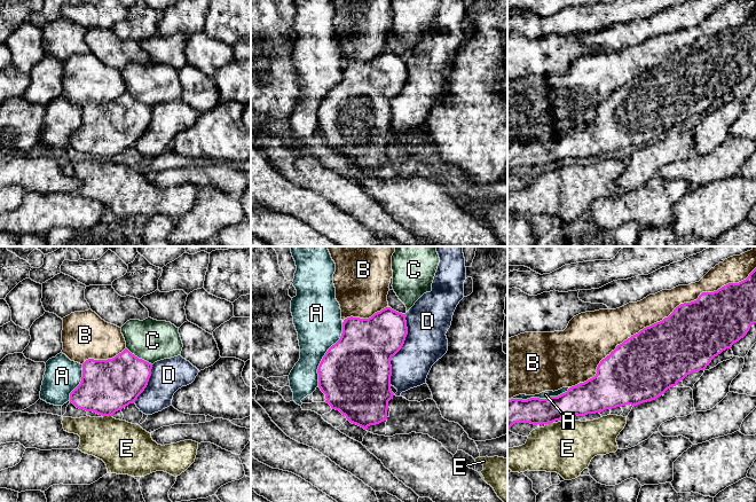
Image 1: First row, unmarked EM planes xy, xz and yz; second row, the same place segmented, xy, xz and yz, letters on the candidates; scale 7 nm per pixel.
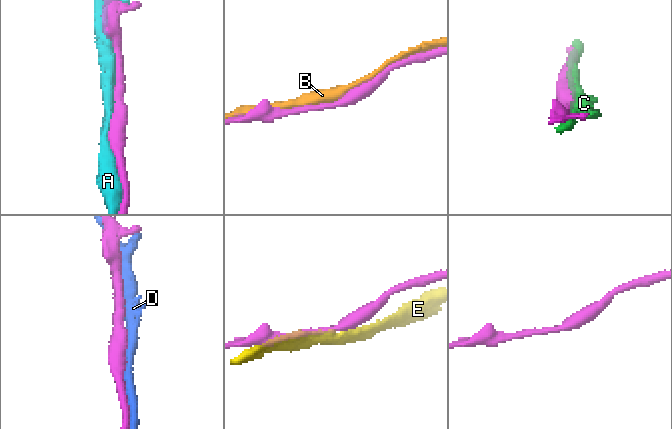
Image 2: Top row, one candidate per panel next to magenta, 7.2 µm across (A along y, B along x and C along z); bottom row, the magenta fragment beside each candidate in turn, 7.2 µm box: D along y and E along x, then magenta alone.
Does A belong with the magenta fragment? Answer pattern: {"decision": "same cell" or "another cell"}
{"decision": "another cell"}

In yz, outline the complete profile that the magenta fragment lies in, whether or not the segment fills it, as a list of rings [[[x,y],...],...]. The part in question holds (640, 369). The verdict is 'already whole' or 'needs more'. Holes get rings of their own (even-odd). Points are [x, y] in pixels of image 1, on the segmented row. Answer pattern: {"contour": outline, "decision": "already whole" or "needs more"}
{"contour": [[[756,268],[739,283],[702,292],[691,303],[617,345],[597,367],[594,377],[546,399],[507,400],[507,430],[515,423],[550,424],[566,415],[585,416],[655,400],[687,375],[706,370],[711,360],[743,338],[756,323]]], "decision": "already whole"}

